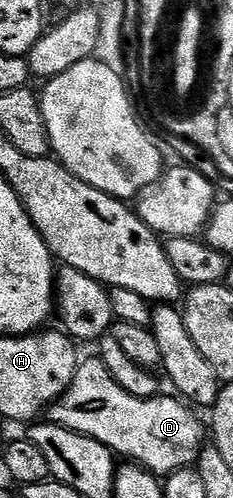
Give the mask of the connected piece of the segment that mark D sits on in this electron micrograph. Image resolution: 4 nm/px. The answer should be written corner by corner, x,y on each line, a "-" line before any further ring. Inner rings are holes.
93,355
86,361
84,358
78,364
75,379
71,379
71,387
67,387
67,391
63,391
60,399
49,406
47,417
54,425
62,425
64,429
82,433
103,443
108,449
112,449
118,458
125,457
121,459
128,459
130,462
141,465
150,473
168,475
180,469
196,466
197,457
203,448
207,433
206,430
205,433
201,430
201,421
192,412
196,413
184,400
173,395
170,397
164,397
164,395
136,397
123,391
123,387
115,383
111,371
107,371
100,356

